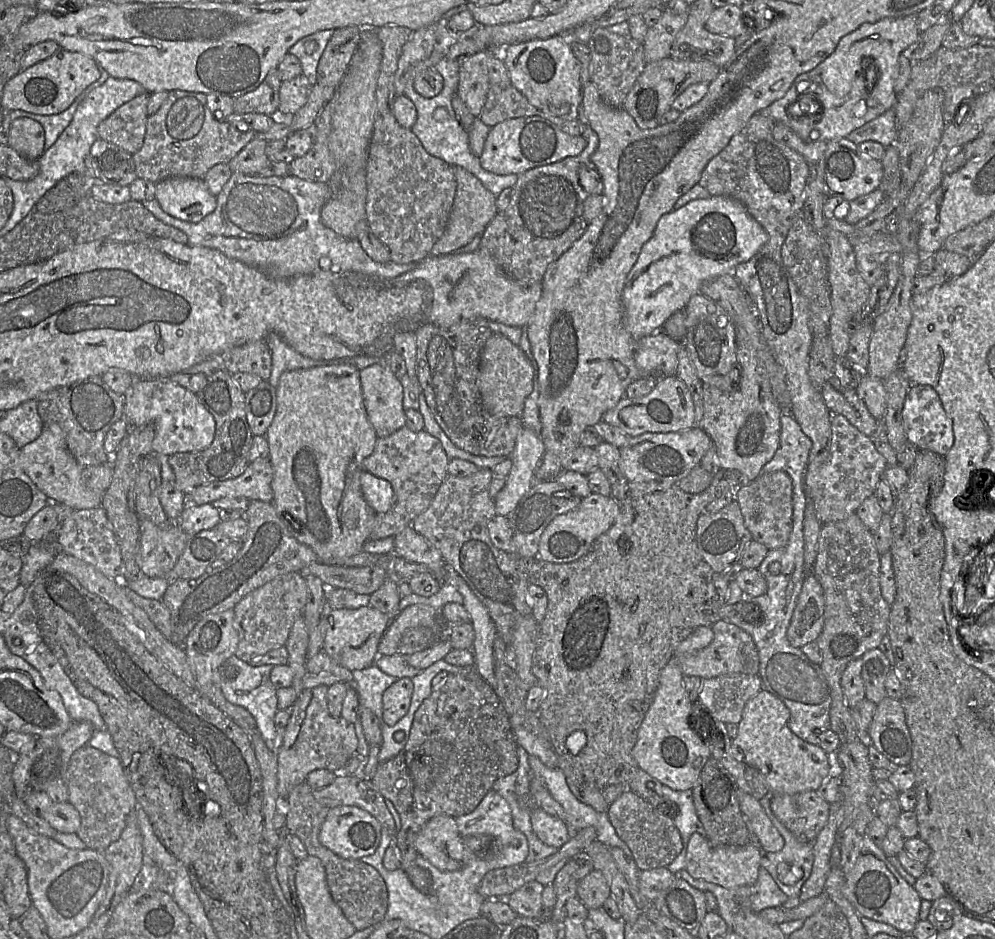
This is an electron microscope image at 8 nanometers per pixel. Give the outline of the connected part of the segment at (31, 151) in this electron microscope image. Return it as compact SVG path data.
M30 118L15 119L8 132L7 145L29 160L37 160L44 153L43 126Z

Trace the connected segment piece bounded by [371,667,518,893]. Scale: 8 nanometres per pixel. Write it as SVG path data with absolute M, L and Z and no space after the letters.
M475 667L449 674L443 685L423 700L414 714L404 748L394 757L379 763L371 781L380 794L391 801L399 814L401 828L394 836L399 852L400 868L421 893L431 893L427 870L416 864L415 839L423 826L434 816L453 818L471 813L492 789L494 782L514 773L518 768L517 746L508 714L493 690Z

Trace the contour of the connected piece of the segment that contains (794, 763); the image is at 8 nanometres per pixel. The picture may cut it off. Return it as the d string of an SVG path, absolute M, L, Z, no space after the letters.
M761 690L746 703L738 723L738 734L731 742L731 754L745 767L762 773L773 795L817 791L833 772L837 772L835 754L827 754L819 745L795 735L788 727L789 719L790 711L783 701Z

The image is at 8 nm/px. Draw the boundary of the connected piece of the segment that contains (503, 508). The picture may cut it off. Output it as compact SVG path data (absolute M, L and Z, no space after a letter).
M524 427L510 456L512 467L505 485L494 498L496 515L507 516L535 483L535 470L544 454L544 444L532 429Z

